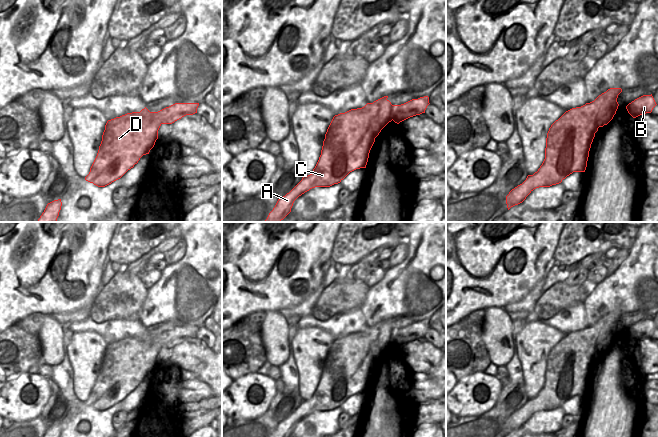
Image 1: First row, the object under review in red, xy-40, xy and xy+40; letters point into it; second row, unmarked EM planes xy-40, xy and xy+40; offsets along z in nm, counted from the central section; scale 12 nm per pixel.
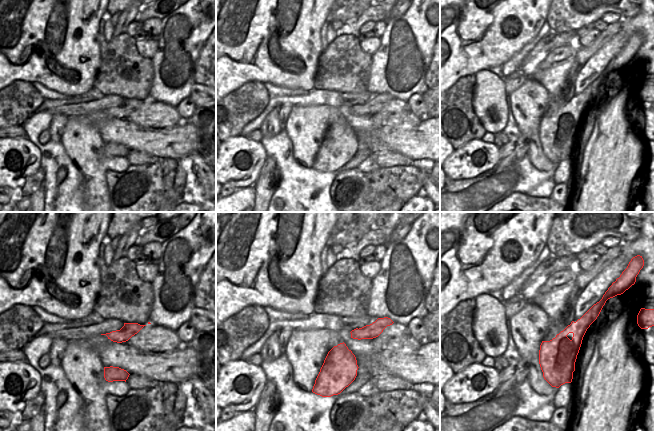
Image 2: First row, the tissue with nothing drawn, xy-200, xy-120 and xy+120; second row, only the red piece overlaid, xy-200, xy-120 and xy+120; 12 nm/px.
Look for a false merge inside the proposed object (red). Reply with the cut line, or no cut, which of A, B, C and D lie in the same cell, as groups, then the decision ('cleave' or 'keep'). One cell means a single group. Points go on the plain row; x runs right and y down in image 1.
cut xy+40 (617, 329), (608, 328), (599, 341); groups A C D / B; cleave

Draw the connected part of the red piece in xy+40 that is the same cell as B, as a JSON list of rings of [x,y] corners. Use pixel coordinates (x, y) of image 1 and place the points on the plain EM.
[[[643,319],[626,330],[628,337],[636,342],[640,339],[644,339],[646,337],[651,337],[653,332],[656,330],[656,326],[651,319]]]

